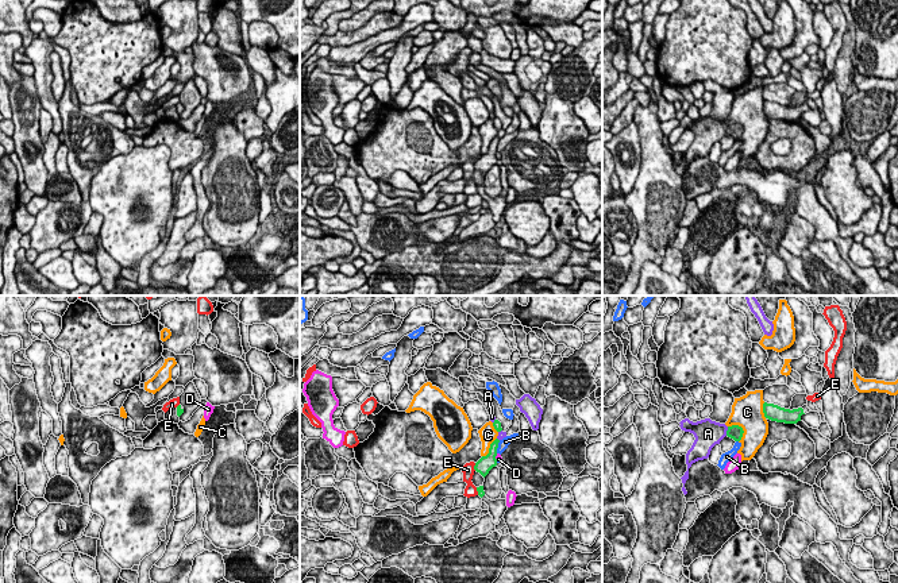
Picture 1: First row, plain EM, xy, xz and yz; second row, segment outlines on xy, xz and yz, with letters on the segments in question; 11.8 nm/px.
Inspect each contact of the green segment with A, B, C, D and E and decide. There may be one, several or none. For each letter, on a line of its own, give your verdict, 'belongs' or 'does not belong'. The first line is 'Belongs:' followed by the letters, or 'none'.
Belongs: none
A: does not belong
B: does not belong
C: does not belong
D: does not belong
E: does not belong

